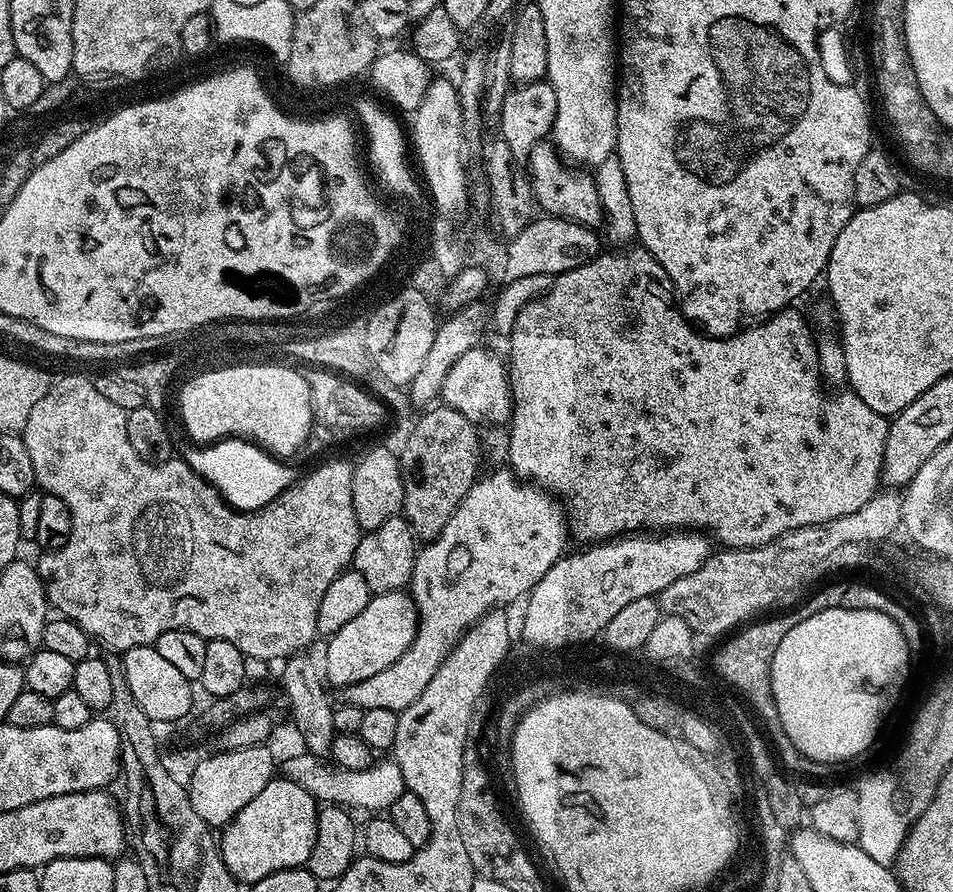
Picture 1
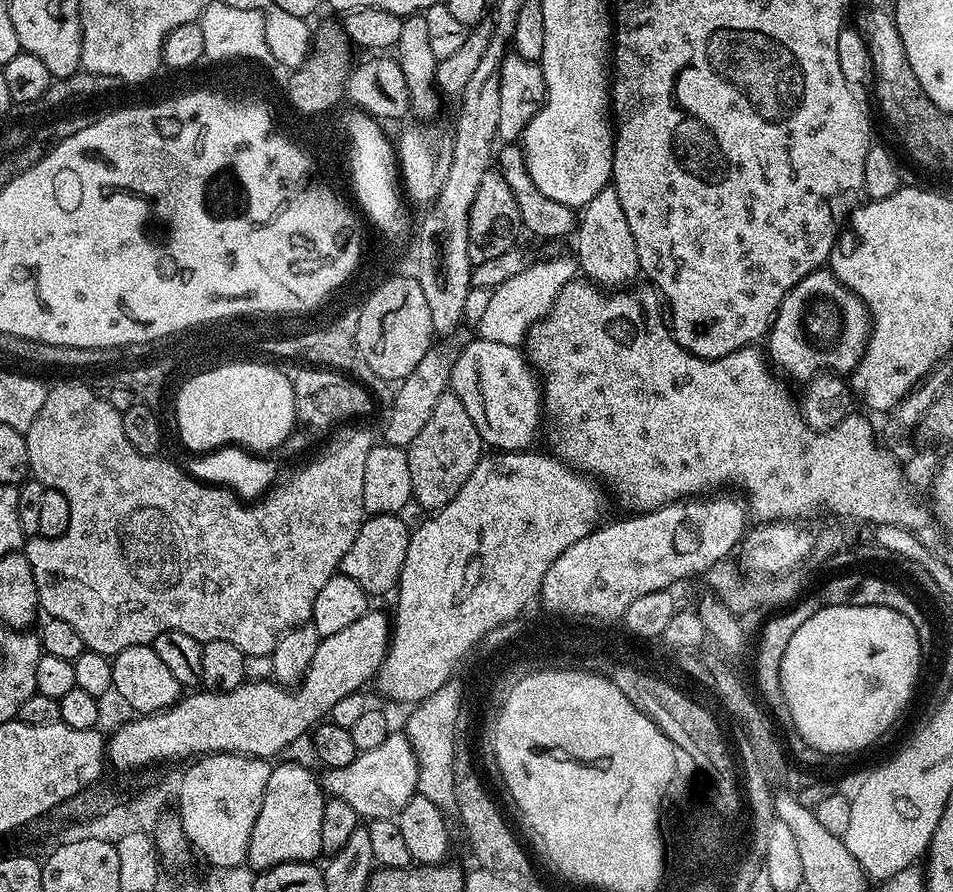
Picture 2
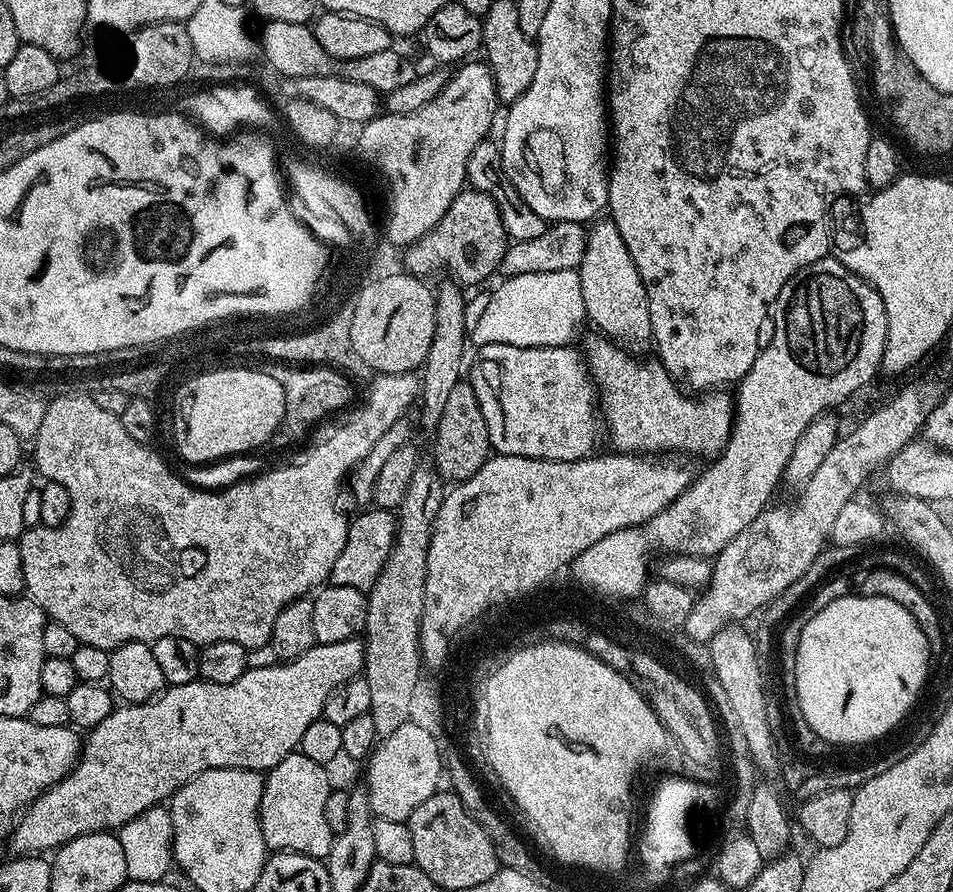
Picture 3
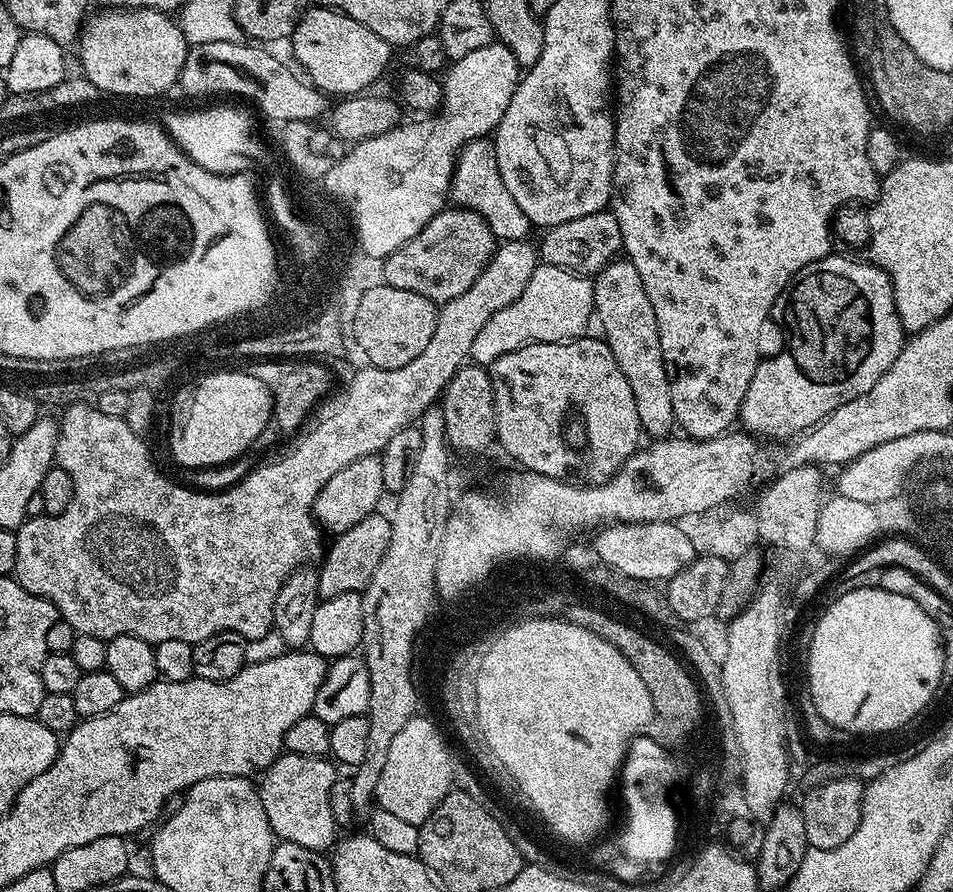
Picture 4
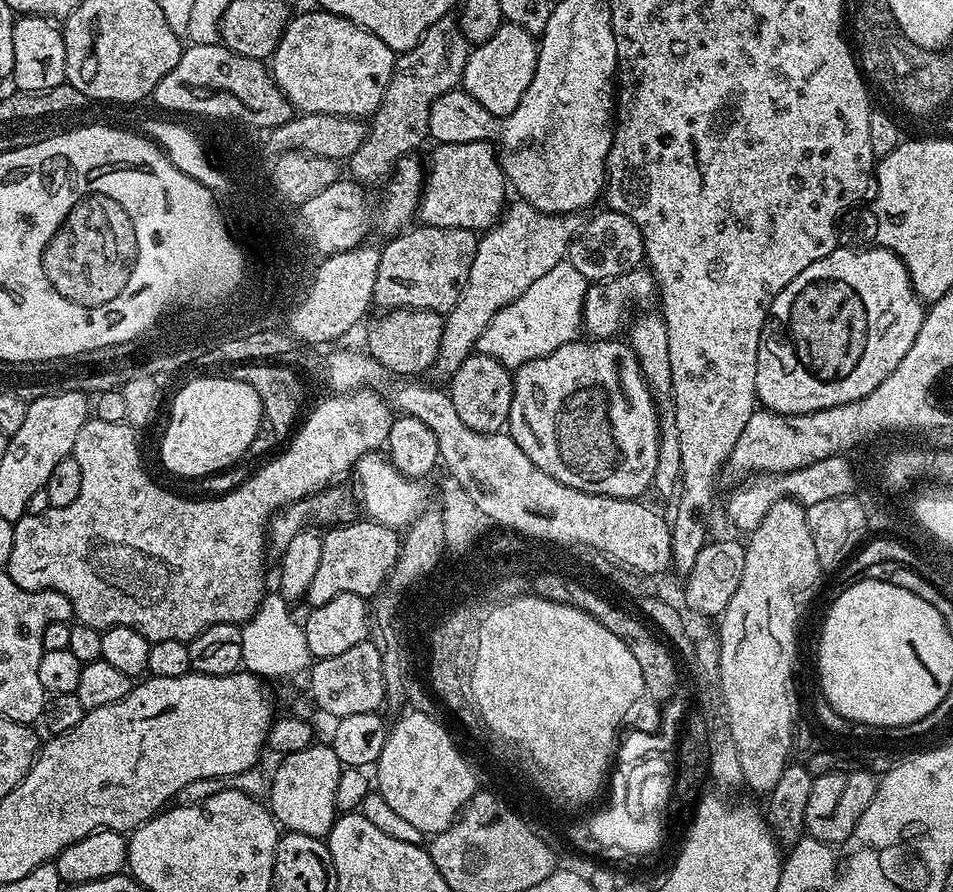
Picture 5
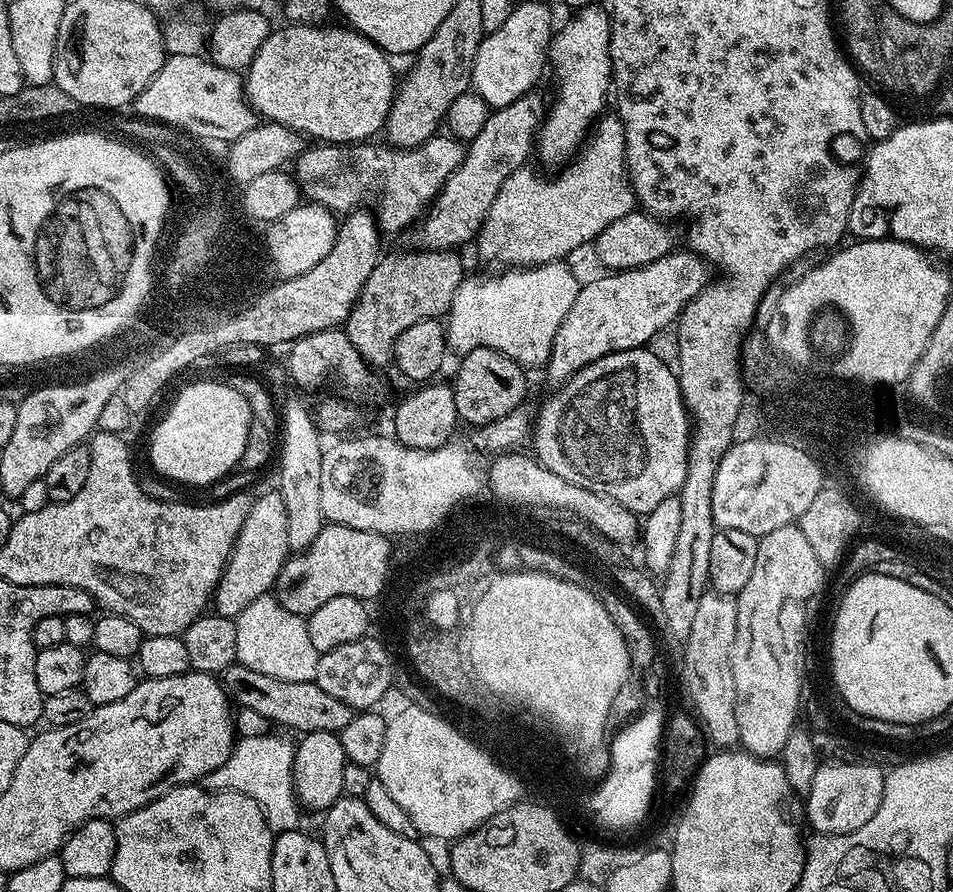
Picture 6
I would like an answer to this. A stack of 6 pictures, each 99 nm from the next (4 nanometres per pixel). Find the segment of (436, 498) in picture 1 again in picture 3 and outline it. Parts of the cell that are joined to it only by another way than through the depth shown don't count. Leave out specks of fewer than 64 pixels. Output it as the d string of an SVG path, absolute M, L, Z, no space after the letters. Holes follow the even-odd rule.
M461 382L454 386L454 390L450 390L446 406L442 409L442 418L431 440L431 463L445 481L469 480L488 461L493 446L486 430L486 418L482 418L482 406L478 406L478 397L471 384Z

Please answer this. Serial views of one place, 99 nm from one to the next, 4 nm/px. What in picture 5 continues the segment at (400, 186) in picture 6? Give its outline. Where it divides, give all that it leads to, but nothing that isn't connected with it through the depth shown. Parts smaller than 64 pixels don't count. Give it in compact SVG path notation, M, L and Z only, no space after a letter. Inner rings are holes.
M486 141L437 143L433 148L432 161L427 161L426 164L424 190L420 193L419 223L430 228L469 228L477 234L494 227L497 220L504 215L506 207L506 181L504 171L500 168L497 149Z

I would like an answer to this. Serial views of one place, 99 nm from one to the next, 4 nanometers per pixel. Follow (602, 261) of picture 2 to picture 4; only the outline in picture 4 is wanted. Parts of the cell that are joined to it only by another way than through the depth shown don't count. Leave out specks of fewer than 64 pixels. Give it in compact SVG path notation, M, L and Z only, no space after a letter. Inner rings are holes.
M617 258L595 275L592 293L595 319L600 319L602 338L614 354L614 362L626 374L626 382L630 382L643 435L652 436L648 438L653 441L663 440L674 428L676 415L670 402L670 382L662 358L658 322L654 318L654 306L646 298L646 286L642 286L642 278L638 278L638 270L634 270L632 263Z

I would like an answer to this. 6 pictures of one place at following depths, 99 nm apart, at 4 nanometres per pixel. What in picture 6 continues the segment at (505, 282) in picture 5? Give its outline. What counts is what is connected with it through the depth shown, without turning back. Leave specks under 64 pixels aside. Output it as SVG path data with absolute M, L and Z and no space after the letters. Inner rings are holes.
M611 114L601 115L600 119L594 125L594 131L591 133L590 139L581 147L578 155L567 165L565 172L557 174L553 180L547 180L544 176L539 176L532 169L532 166L525 166L514 170L514 174L510 174L510 178L506 178L506 182L502 182L502 190L498 190L498 194L494 198L494 202L490 206L490 210L484 219L484 225L474 241L474 247L480 251L480 256L484 260L489 260L492 264L504 264L500 266L511 266L512 268L537 268L539 264L549 264L555 260L564 260L568 258L571 252L579 250L583 244L591 245L596 237L602 234L604 230L612 222L618 222L618 218L622 218L626 214L630 214L637 207L638 201L636 193L632 191L632 182L628 179L628 155L626 154L626 142L624 141L624 123L620 121L619 115Z

